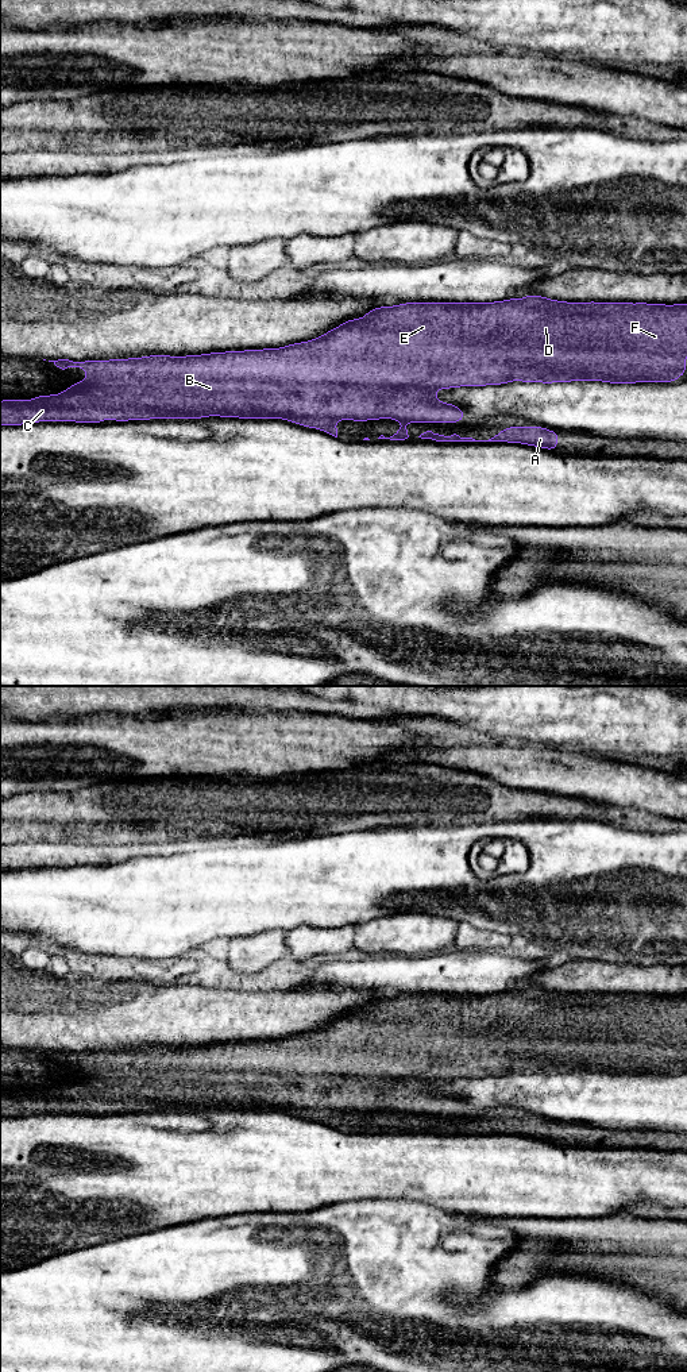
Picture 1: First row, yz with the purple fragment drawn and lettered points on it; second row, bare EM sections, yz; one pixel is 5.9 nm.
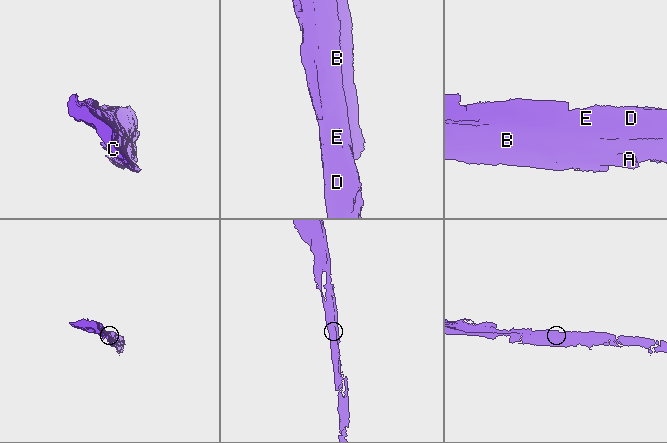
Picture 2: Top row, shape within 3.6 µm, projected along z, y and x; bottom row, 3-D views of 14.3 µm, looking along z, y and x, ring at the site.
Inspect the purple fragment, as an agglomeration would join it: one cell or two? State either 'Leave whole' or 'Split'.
Leave whole

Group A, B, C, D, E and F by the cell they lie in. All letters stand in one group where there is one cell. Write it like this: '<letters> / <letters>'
A B C D E F

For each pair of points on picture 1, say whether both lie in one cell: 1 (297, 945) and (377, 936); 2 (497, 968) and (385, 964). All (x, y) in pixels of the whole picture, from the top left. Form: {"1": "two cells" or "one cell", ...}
{"1": "one cell", "2": "one cell"}

